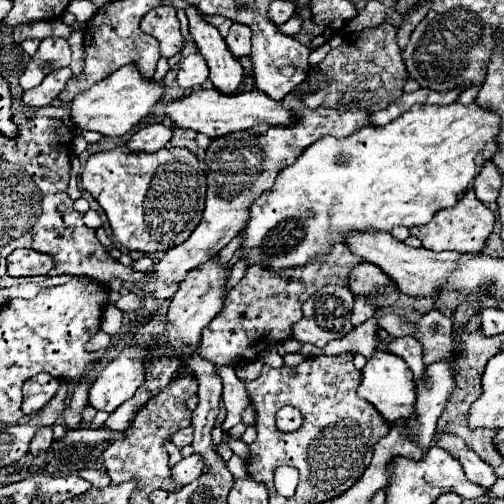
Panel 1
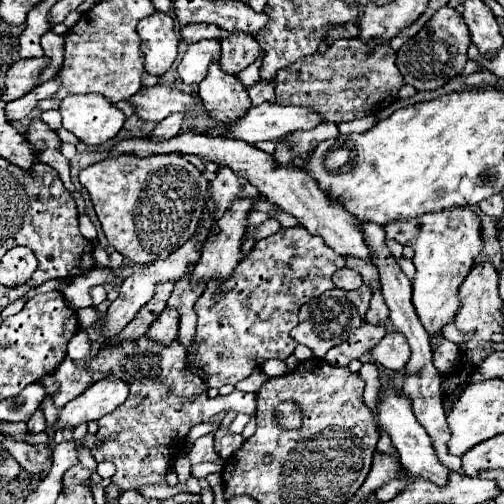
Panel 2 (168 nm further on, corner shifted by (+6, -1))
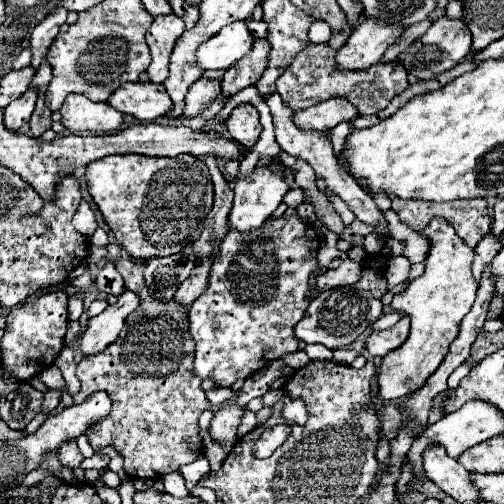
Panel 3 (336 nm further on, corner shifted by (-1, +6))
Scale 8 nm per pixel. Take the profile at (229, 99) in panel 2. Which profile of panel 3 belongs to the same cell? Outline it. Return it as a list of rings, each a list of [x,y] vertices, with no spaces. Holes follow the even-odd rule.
[[[239,104],[233,108],[231,116],[225,120],[227,130],[233,140],[239,140],[245,148],[253,148],[261,134],[259,114],[253,108],[253,104]]]

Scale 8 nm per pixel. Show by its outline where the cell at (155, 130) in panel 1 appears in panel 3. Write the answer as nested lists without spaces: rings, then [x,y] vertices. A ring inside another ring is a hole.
[[[199,78],[187,92],[185,96],[185,118],[193,118],[197,116],[201,110],[205,110],[211,100],[221,92],[221,82],[219,80],[205,80]]]

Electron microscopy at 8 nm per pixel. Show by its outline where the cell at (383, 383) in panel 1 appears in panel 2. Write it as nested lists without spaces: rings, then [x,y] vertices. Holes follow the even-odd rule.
[[[392,385],[386,387],[386,391],[382,393],[384,399],[380,399],[378,403],[378,425],[390,435],[394,447],[398,449],[400,455],[400,463],[404,467],[404,471],[416,475],[416,477],[424,477],[436,485],[446,485],[448,483],[448,467],[444,467],[440,463],[440,459],[436,459],[436,451],[432,447],[432,439],[428,439],[428,433],[424,431],[424,427],[420,427],[420,423],[416,421],[414,413],[412,413],[412,403],[408,401],[406,395],[398,395],[396,389]]]

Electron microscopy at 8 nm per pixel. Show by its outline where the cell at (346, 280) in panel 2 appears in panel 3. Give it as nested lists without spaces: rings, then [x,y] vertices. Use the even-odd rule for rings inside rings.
[[[343,258],[337,268],[331,268],[317,278],[317,288],[329,290],[329,288],[335,288],[335,286],[351,286],[351,284],[361,280],[361,274],[363,274],[361,264],[357,264],[349,258]]]

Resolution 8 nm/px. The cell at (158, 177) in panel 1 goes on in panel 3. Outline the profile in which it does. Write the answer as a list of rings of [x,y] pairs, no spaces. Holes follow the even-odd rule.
[[[115,154],[105,156],[87,166],[87,188],[99,206],[105,222],[115,234],[117,242],[135,260],[151,260],[159,256],[171,256],[201,236],[205,216],[213,204],[213,182],[205,162],[191,154],[173,158],[147,158],[139,154]]]

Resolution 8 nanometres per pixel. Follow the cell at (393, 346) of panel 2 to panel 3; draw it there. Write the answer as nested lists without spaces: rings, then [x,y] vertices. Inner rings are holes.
[[[403,316],[393,328],[383,330],[383,332],[371,332],[369,338],[365,340],[365,348],[369,350],[371,356],[385,358],[387,352],[399,348],[409,336],[409,318]]]

